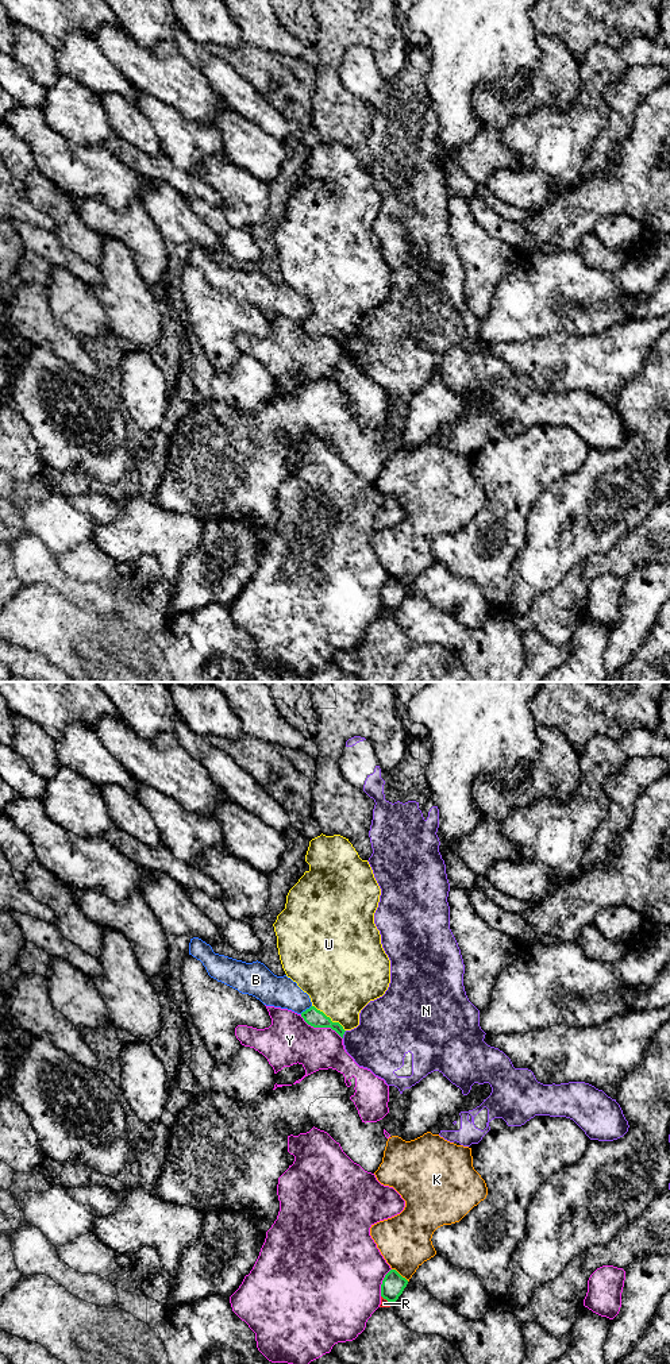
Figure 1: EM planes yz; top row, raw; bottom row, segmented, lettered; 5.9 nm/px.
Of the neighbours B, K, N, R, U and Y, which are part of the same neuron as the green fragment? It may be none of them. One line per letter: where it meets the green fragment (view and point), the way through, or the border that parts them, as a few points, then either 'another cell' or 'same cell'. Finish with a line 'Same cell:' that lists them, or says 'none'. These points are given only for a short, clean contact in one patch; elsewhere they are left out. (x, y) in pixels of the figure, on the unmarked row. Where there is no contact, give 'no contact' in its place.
B: yz (307, 318) | another cell
K: yz (399, 582) | another cell
N: yz (343, 342) | along yz (346, 339), (342, 346) | another cell
R: yz (388, 609) | along yz (381, 604), (393, 611) | another cell
U: yz (330, 327) | same cell
Y: yz (320, 335) | another cell
Same cell: U

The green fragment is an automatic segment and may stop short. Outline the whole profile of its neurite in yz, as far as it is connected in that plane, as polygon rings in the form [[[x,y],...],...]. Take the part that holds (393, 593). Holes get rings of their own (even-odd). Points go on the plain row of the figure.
[[[390,578],[381,593],[381,605],[388,610],[396,610],[407,596],[408,589],[396,578]]]

